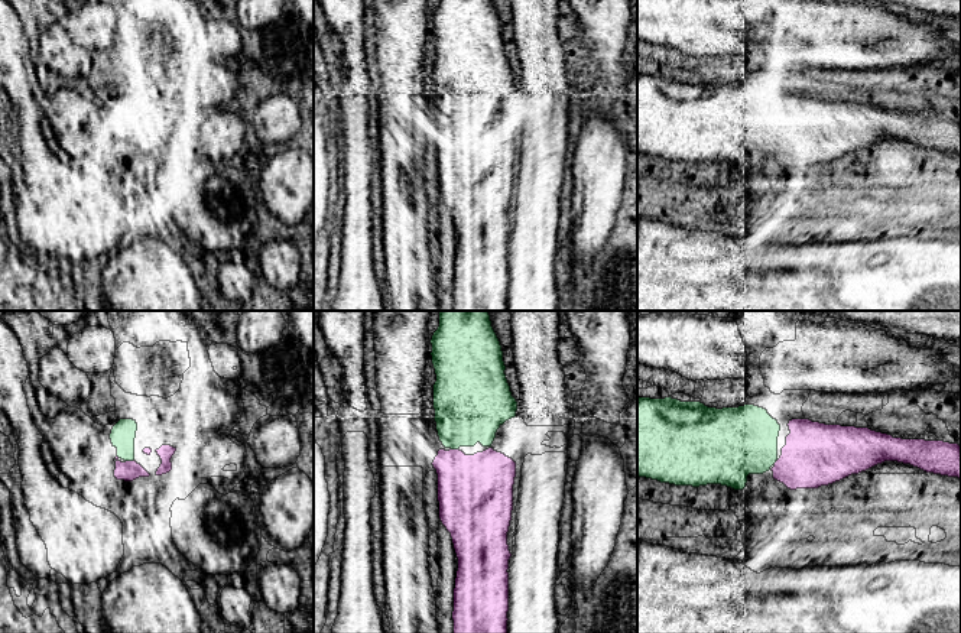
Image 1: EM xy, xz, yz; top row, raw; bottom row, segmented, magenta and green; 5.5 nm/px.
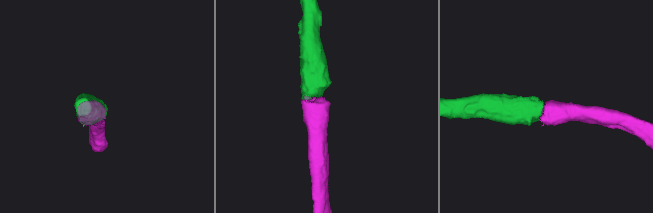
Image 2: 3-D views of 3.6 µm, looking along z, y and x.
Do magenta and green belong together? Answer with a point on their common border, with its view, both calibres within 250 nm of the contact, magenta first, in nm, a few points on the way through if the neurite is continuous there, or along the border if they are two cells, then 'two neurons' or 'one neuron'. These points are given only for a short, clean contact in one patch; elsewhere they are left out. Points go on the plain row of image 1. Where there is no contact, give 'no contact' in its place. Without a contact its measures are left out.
meets magenta in xy at (129, 138); 110 nm thick on the magenta side, 140 nm on the other; runs through xy (130, 146), (129, 138), (123, 110); one neuron

